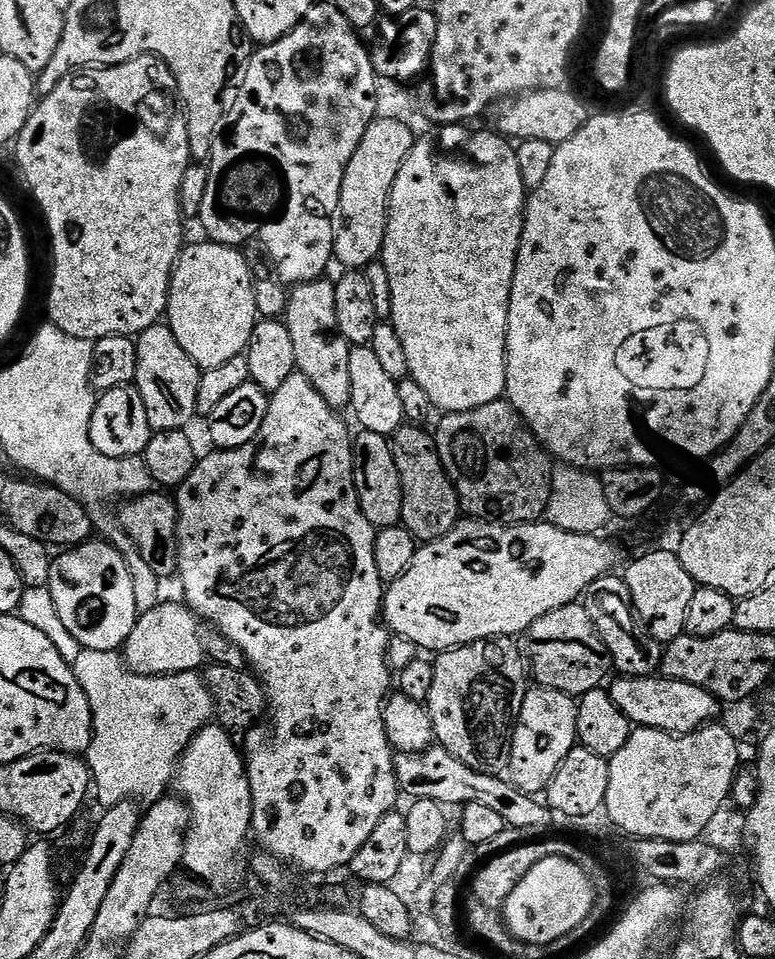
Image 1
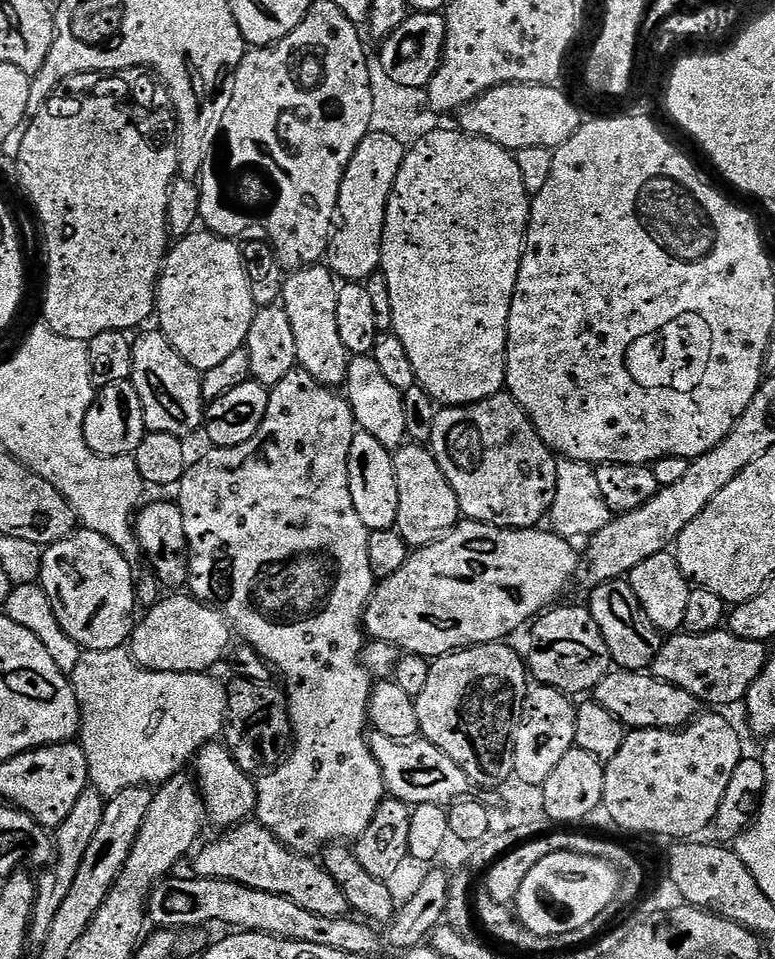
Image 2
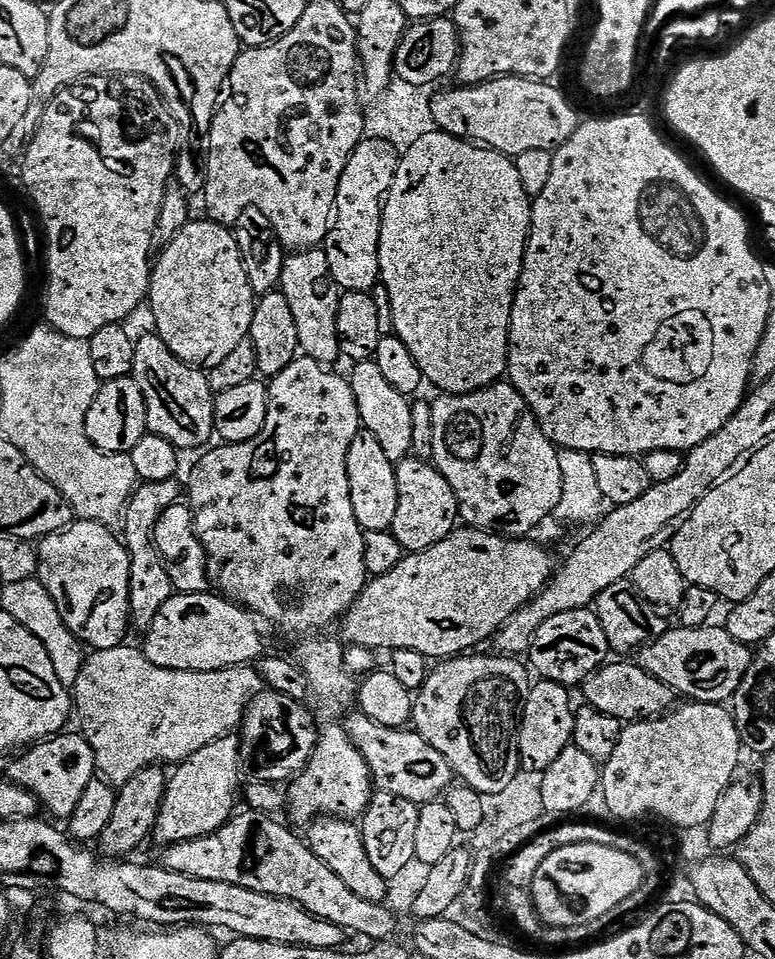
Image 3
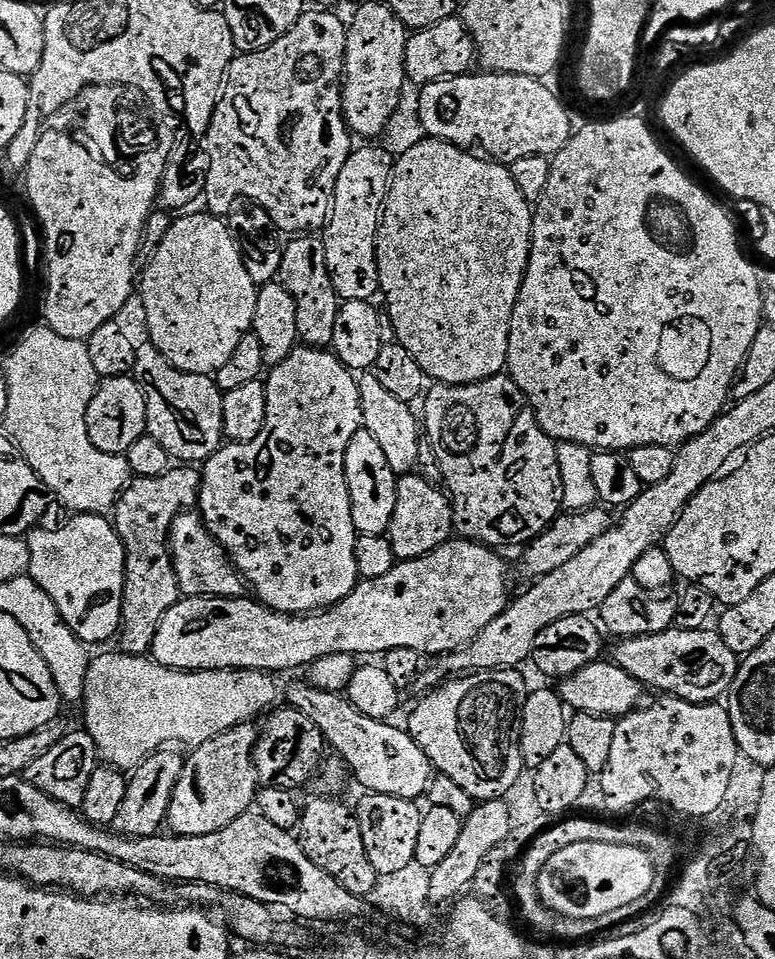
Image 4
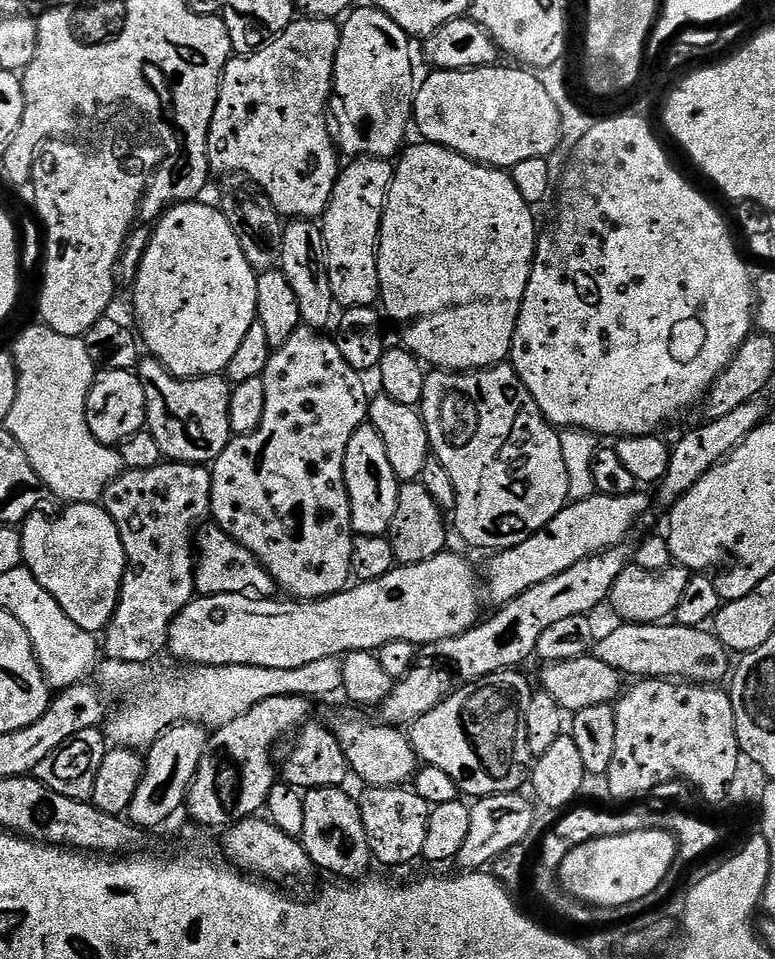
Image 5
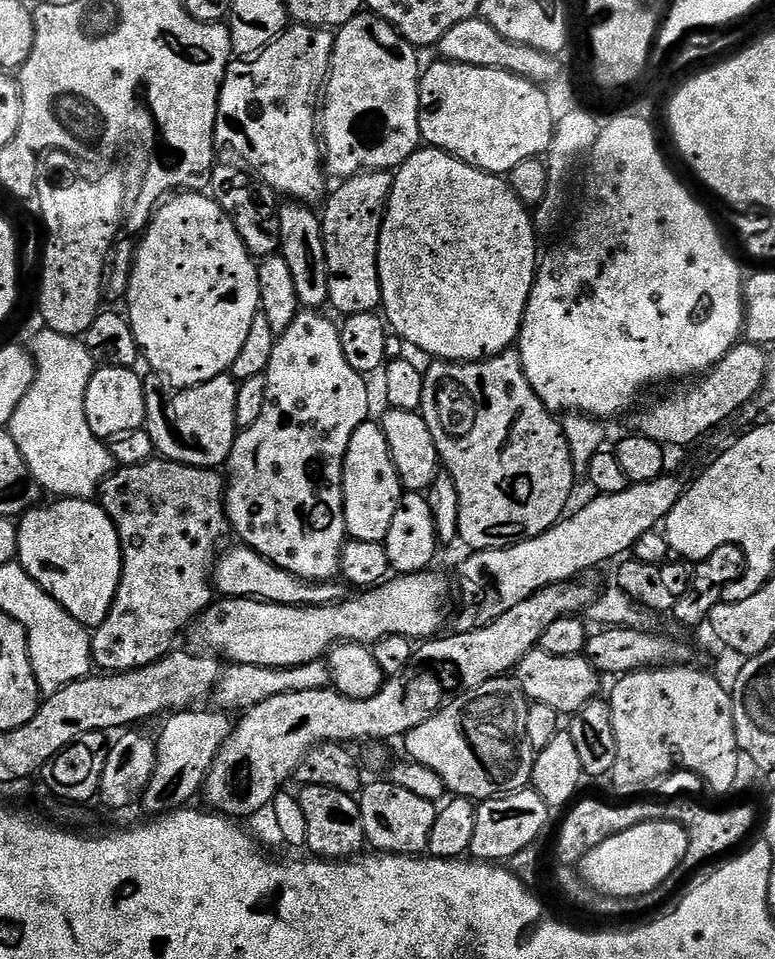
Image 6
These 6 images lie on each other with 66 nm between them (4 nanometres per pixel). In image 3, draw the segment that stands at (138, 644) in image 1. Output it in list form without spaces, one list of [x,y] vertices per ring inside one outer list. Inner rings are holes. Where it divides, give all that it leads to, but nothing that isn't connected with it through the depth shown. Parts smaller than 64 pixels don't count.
[[[206,592],[174,594],[162,606],[142,643],[150,662],[174,671],[222,671],[251,665],[265,655],[264,632],[255,612],[225,598]]]

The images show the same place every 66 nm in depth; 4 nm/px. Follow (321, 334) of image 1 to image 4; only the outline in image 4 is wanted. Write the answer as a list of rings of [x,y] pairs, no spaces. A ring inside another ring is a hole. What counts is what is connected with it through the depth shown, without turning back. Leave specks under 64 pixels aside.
[[[300,234],[284,246],[279,283],[295,298],[298,306],[298,334],[309,348],[327,349],[334,338],[334,322],[338,318],[341,299],[336,295],[330,270],[326,266],[326,246],[316,234]]]

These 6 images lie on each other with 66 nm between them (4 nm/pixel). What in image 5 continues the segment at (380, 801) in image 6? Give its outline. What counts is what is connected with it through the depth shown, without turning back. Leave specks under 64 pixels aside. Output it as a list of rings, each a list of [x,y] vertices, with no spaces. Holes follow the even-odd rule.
[[[371,786],[359,793],[358,803],[362,814],[364,827],[364,842],[370,846],[372,859],[379,864],[408,864],[411,860],[420,860],[426,846],[426,826],[432,813],[433,805],[427,804],[411,787],[397,786],[395,788],[374,788]]]

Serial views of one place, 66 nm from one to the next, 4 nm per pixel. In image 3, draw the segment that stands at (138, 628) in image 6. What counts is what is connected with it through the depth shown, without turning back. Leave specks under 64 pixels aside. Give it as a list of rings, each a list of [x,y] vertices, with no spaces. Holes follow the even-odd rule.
[[[176,480],[166,482],[141,483],[128,501],[122,517],[122,539],[128,550],[130,562],[130,617],[131,623],[141,630],[147,630],[162,606],[174,595],[172,579],[168,573],[169,565],[164,563],[162,554],[156,548],[156,527],[162,514],[182,496],[182,488]]]

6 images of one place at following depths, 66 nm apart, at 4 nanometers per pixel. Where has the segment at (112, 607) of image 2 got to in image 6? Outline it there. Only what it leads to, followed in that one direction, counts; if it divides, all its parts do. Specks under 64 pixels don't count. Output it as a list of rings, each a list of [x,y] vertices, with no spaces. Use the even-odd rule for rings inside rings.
[[[56,498],[51,501],[53,504],[47,504],[47,502],[41,503],[39,506],[33,506],[28,509],[27,512],[24,513],[23,516],[19,517],[18,520],[18,562],[24,567],[26,570],[26,574],[30,574],[30,578],[34,578],[34,582],[38,582],[38,586],[42,586],[42,590],[46,590],[46,594],[50,594],[61,606],[64,607],[70,613],[79,624],[83,624],[85,628],[89,630],[94,630],[99,626],[102,621],[106,618],[106,614],[110,610],[110,606],[114,602],[114,598],[116,597],[116,591],[118,590],[118,586],[120,585],[120,571],[122,570],[122,566],[124,565],[124,555],[120,553],[120,539],[118,538],[118,530],[114,526],[114,522],[108,517],[106,514],[106,510],[100,507],[99,503],[93,502],[92,500],[70,500],[67,498]]]

